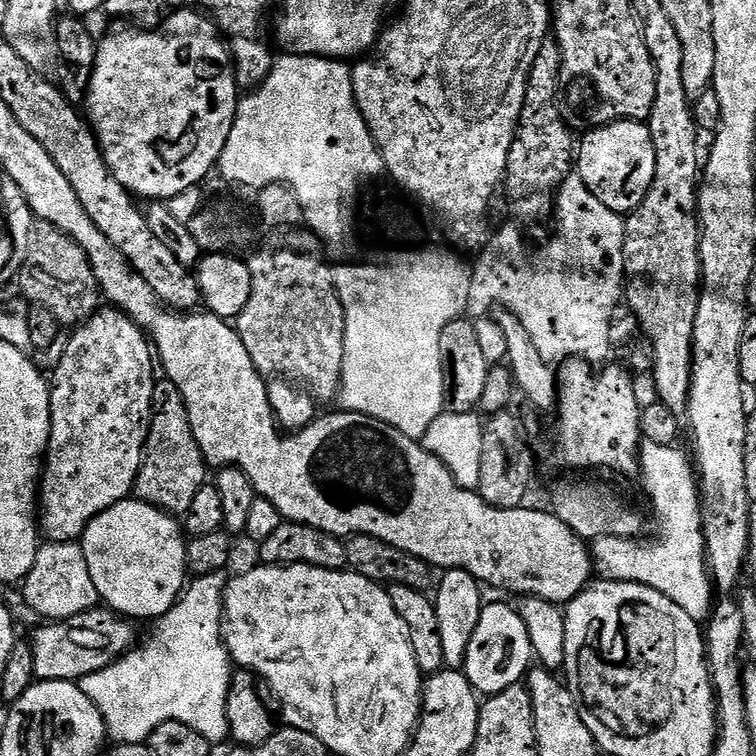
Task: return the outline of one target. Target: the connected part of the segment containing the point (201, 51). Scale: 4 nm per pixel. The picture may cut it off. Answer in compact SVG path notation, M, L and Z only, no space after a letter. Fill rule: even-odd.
M200 10L173 11L171 15L169 15L167 19L161 23L159 28L153 28L151 30L141 30L135 26L124 26L121 28L124 28L121 30L121 32L112 32L108 37L105 38L105 40L101 39L99 41L96 49L96 63L93 64L90 69L90 75L92 75L92 77L90 77L88 80L88 112L86 111L86 120L95 135L96 143L100 145L100 153L104 156L106 166L112 171L113 178L115 178L126 191L132 193L133 197L139 198L141 201L167 202L175 198L178 194L182 194L186 190L200 186L200 183L202 183L203 180L211 174L211 172L213 175L214 169L220 163L220 155L226 146L226 138L230 138L230 130L232 129L232 122L236 118L236 106L238 103L238 95L236 96L236 92L238 93L238 85L236 83L236 69L232 62L232 53L229 45L226 43L225 37L218 31L215 23L213 23L213 21L209 19L209 17L205 15L203 11Z

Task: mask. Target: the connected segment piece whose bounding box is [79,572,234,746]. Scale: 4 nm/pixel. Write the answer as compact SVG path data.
M219 572L195 577L173 608L155 621L156 629L149 634L144 645L141 643L133 647L131 652L127 652L110 666L79 681L82 694L86 694L90 702L94 702L94 706L102 714L109 737L116 744L144 744L155 728L162 726L162 722L171 720L194 726L194 730L198 730L198 734L202 734L202 738L206 738L213 746L220 746L224 739L229 739L226 698L228 688L232 685L234 665L224 643L225 583L225 577Z

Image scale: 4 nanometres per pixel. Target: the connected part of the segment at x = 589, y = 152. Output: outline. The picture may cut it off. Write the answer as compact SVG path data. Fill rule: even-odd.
M616 120L613 124L585 131L583 136L584 141L578 144L574 168L582 182L586 182L586 190L590 190L602 206L610 206L610 210L621 214L633 212L642 198L646 198L654 182L656 151L647 123L643 120Z

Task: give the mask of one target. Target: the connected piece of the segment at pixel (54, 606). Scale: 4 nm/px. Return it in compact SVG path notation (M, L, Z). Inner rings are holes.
M76 542L71 544L45 543L37 551L36 557L34 558L34 566L28 571L28 575L24 577L22 587L24 587L25 602L38 615L44 616L40 618L48 622L70 622L78 614L88 612L91 608L97 607L101 603L98 586L94 586L94 578L90 578L90 566L86 566L84 549Z

